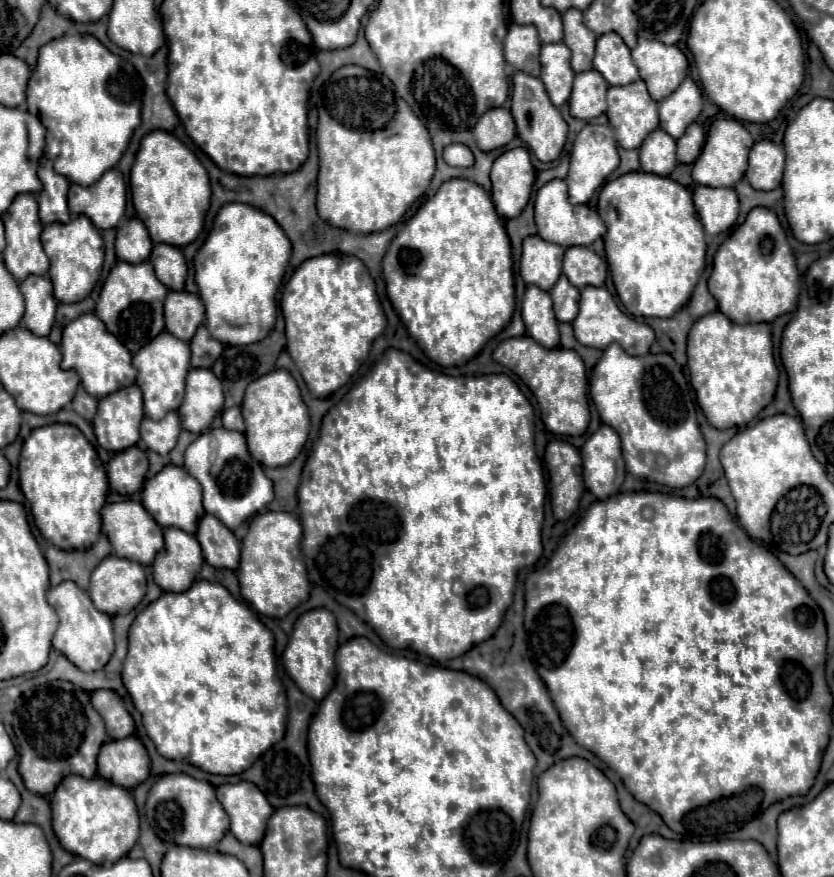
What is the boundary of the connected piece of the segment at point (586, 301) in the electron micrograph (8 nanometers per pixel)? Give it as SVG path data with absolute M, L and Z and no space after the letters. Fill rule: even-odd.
M596 286L582 288L582 292L580 292L580 310L578 310L576 320L572 322L572 328L574 328L576 340L584 346L604 350L608 344L618 342L632 356L648 354L650 344L654 342L654 330L648 324L636 322L634 318L626 316L618 308L618 304L614 302L614 296L606 288L596 288Z

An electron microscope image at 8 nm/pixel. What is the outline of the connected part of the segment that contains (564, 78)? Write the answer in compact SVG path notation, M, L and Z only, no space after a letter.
M562 42L544 44L540 50L540 80L544 82L544 88L554 106L562 106L572 92L574 72L568 66L568 58L568 46L564 46Z

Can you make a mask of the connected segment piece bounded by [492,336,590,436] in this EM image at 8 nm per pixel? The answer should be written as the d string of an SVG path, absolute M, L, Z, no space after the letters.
M520 336L500 342L492 358L502 366L510 368L514 374L518 374L520 380L532 390L534 398L540 404L540 418L552 434L580 436L586 432L590 422L588 398L586 398L588 382L586 382L584 362L574 350L566 350L560 346L544 350L540 344L532 342L532 338Z

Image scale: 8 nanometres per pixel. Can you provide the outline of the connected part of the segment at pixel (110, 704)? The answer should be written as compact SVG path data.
M112 690L92 692L92 708L104 718L110 738L126 738L134 732L134 720L126 712L122 698Z

